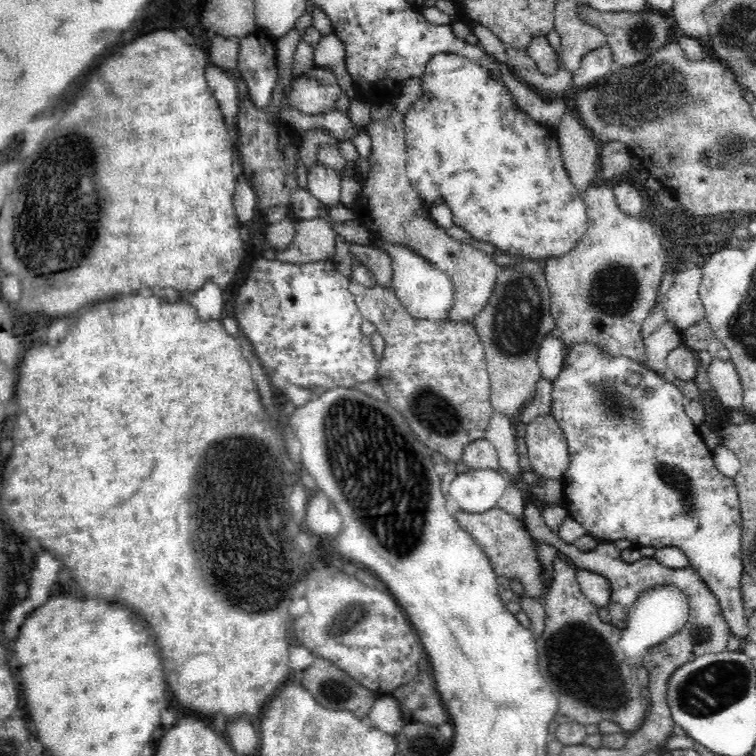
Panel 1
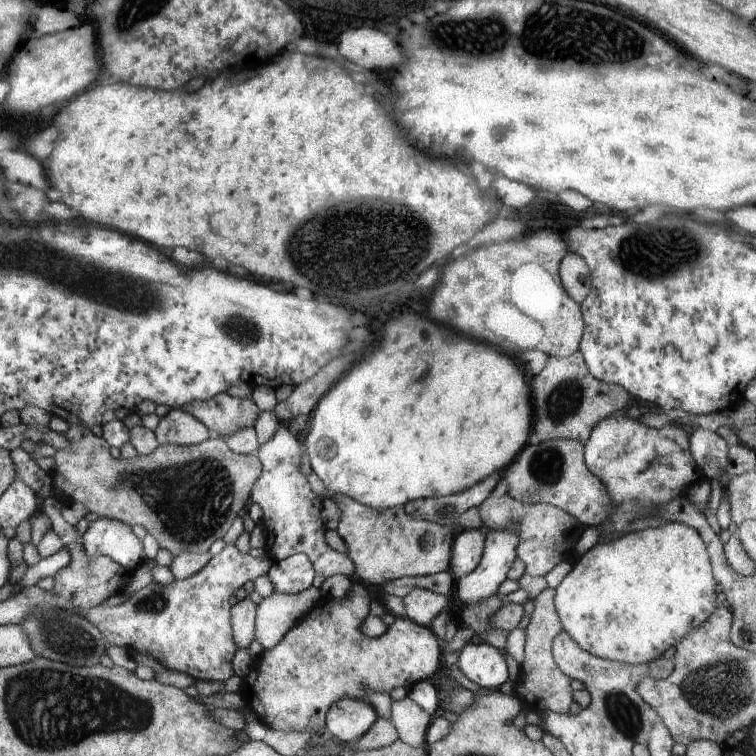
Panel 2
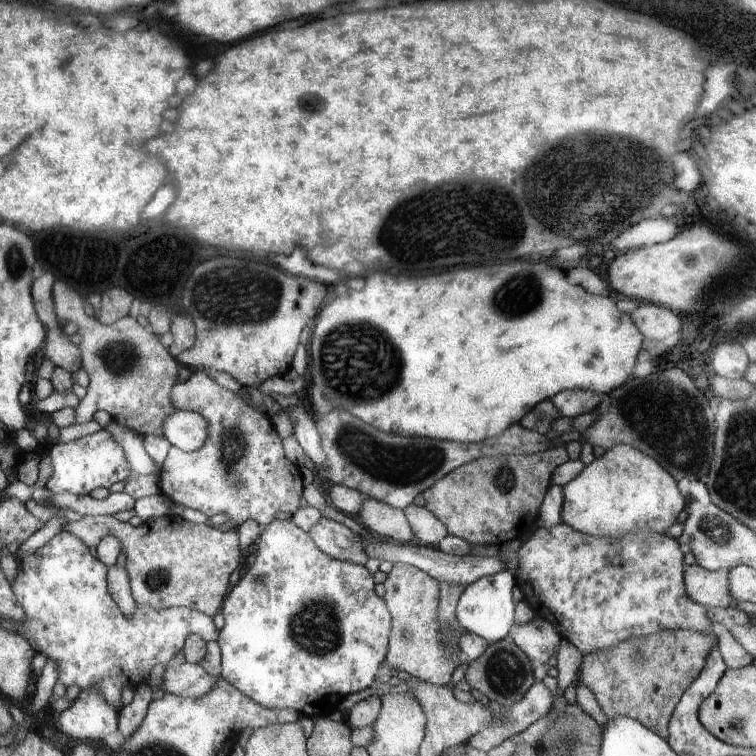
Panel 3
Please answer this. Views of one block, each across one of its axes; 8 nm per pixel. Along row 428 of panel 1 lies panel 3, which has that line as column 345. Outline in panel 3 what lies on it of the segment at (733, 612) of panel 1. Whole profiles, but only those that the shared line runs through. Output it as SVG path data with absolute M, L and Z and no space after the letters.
M275 520L275 522L271 522L271 526L265 526L265 530L257 542L255 556L251 556L249 568L245 568L241 572L239 582L231 588L231 594L227 594L227 598L223 602L221 616L225 620L225 626L219 630L219 638L217 638L217 646L221 650L221 672L219 672L221 678L227 680L233 688L243 692L243 696L247 696L261 708L269 708L269 710L289 708L289 710L299 712L299 716L313 718L313 720L321 718L321 716L329 716L333 710L337 710L337 706L347 696L357 694L365 688L371 688L371 684L377 682L375 674L377 674L379 664L385 660L387 640L389 640L389 632L391 632L391 616L385 608L385 602L375 594L373 576L365 570L365 566L357 566L351 562L339 562L339 560L319 552L315 548L315 544L311 542L309 534L305 534L295 524L291 524L291 520Z

